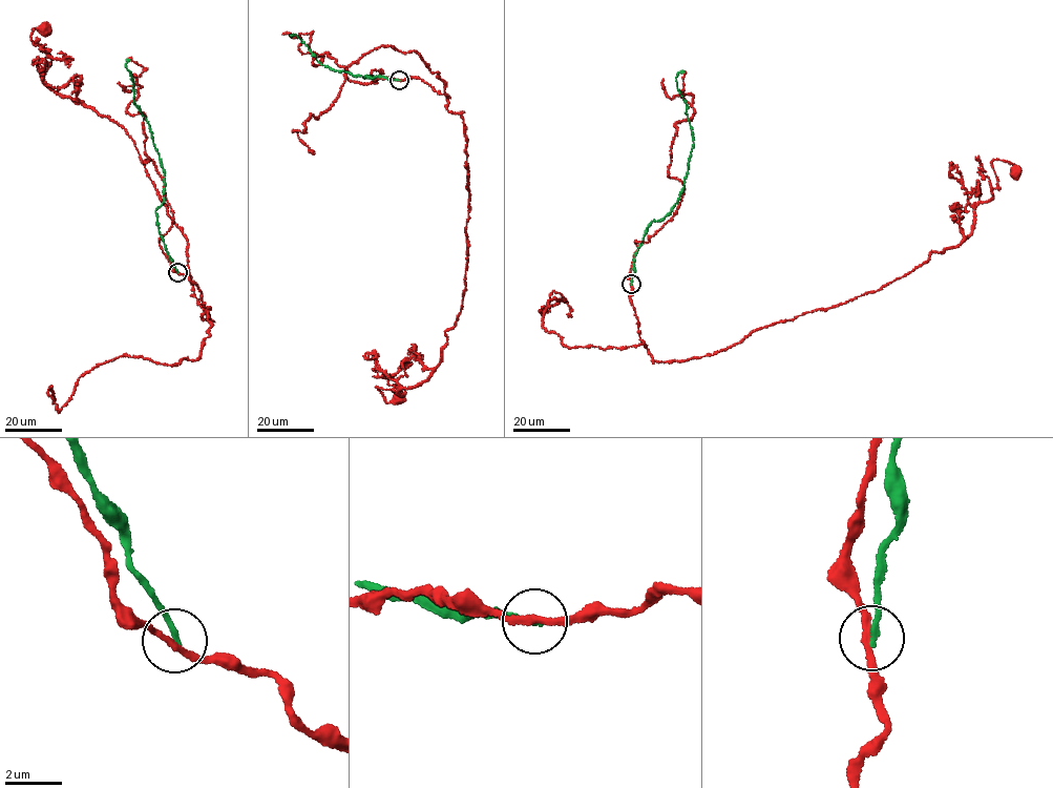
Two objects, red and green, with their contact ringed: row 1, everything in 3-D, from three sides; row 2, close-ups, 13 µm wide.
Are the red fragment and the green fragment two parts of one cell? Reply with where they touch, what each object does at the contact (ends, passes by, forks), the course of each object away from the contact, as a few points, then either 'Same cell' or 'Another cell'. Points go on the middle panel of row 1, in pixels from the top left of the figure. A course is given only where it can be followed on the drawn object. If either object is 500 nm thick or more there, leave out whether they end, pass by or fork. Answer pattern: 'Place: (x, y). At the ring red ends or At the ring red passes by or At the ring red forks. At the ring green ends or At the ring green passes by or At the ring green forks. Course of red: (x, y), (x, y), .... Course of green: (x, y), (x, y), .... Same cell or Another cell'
Place: (399, 80). At the ring red passes by. At the ring green ends. Course of red: (398, 80), (421, 79), (461, 115), (469, 191), (461, 312), (428, 379), (403, 394), (376, 387), (397, 399). Course of green: (398, 80), (353, 76), (332, 69), (318, 62), (309, 47), (293, 35). Another cell

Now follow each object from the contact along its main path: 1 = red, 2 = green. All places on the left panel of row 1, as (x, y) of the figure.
1: (177, 272), (210, 320), (188, 243), (131, 139), (43, 81), (51, 58), (30, 37), (44, 29)
2: (177, 272), (159, 232), (155, 211), (164, 200), (165, 171), (149, 124), (133, 101), (128, 59)

